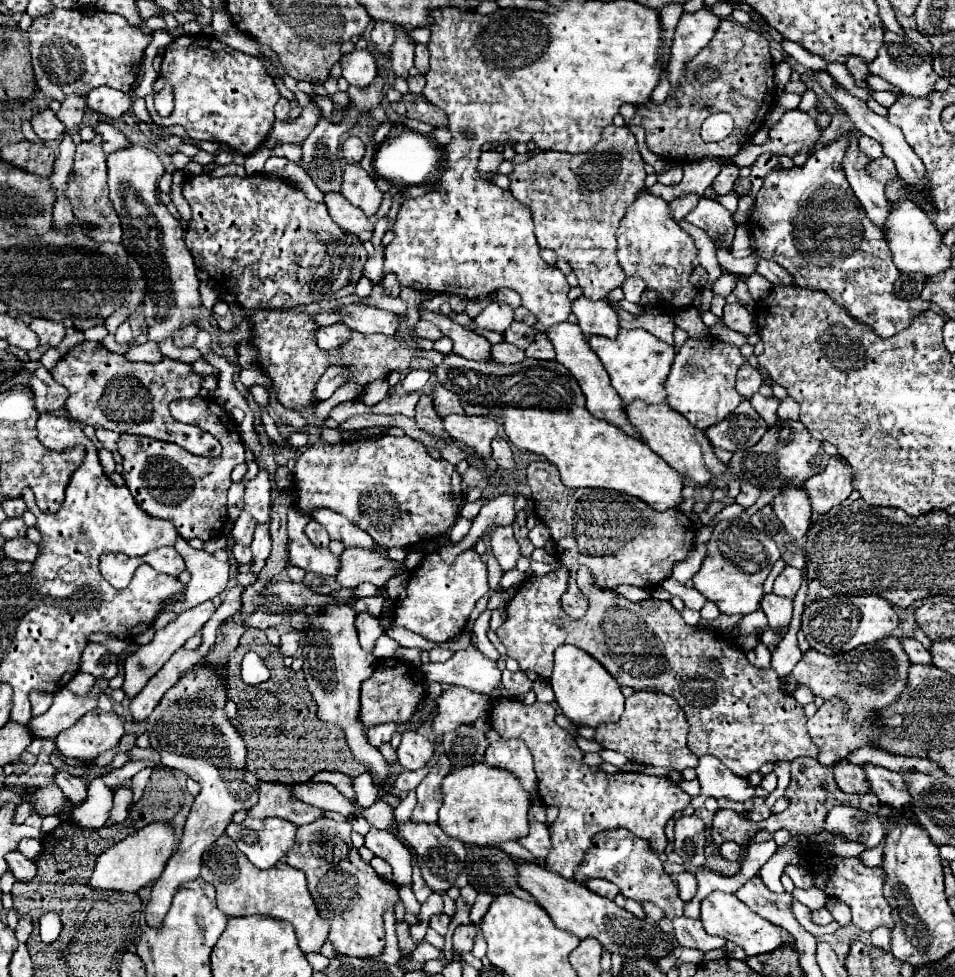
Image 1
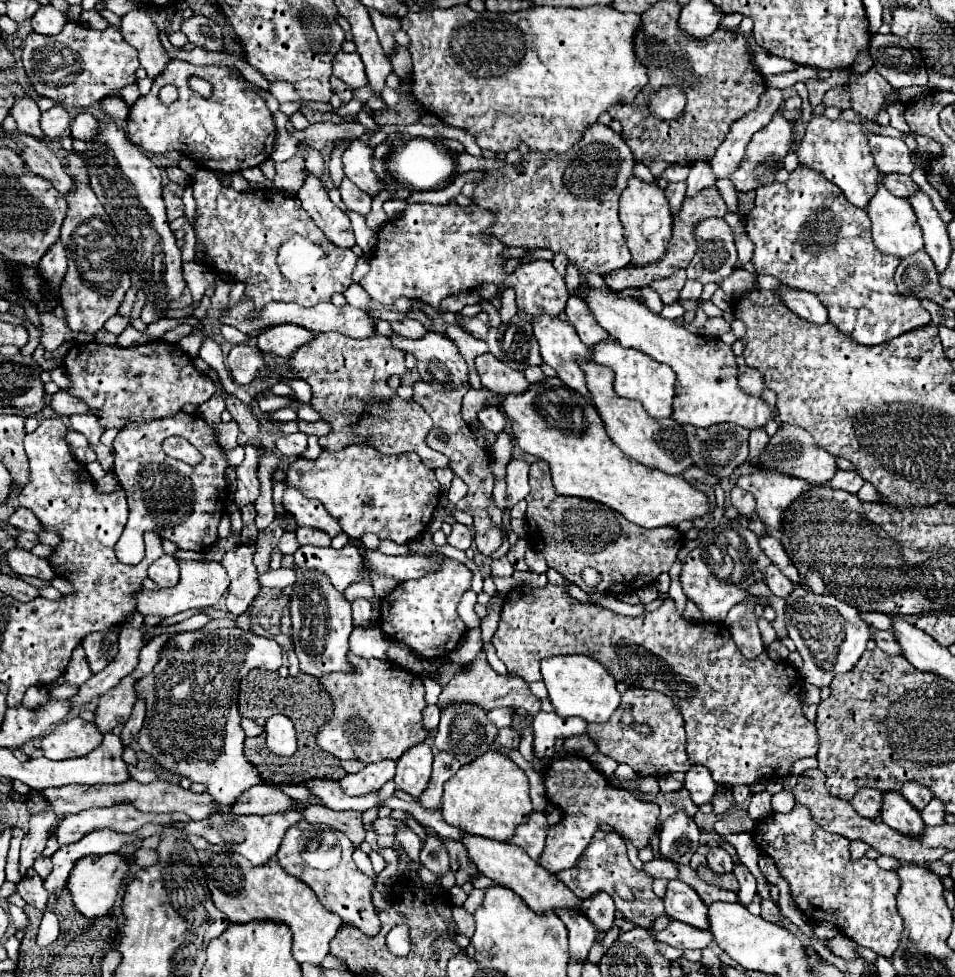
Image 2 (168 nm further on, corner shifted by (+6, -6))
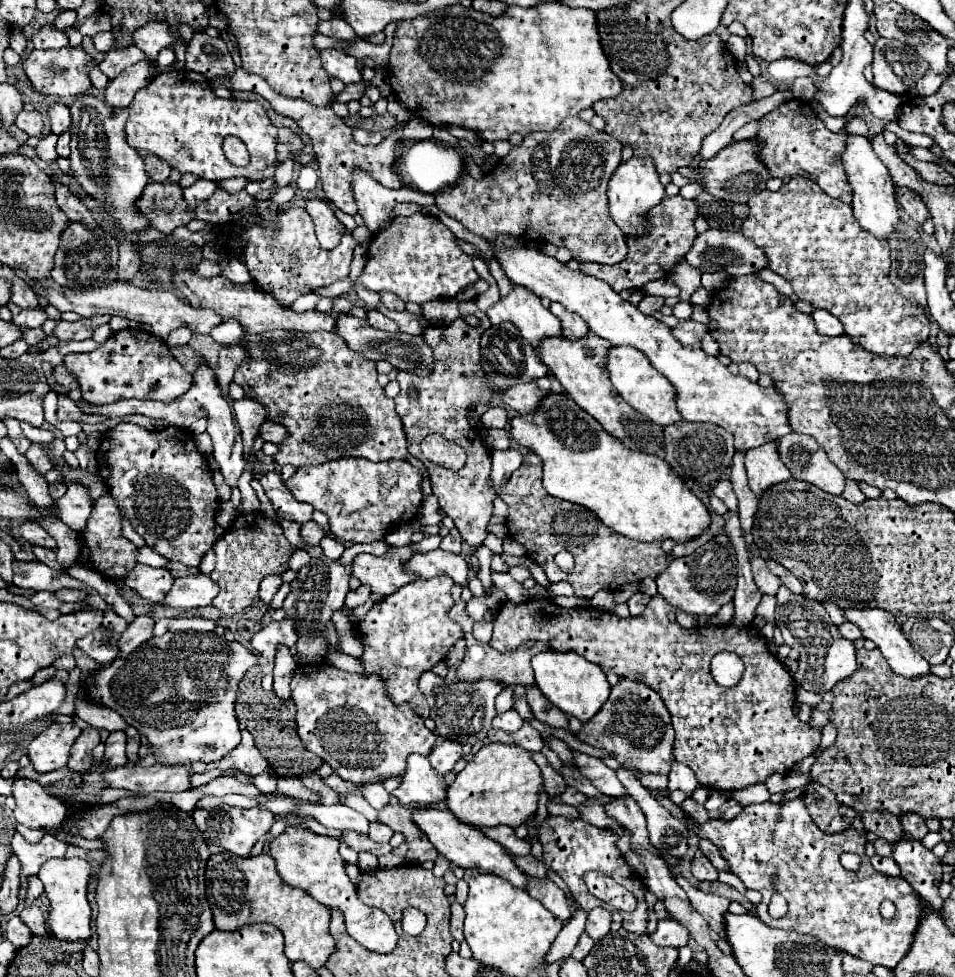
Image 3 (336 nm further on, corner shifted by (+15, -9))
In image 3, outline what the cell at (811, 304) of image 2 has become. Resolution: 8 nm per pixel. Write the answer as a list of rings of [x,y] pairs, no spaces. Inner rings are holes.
[[[815,309],[811,313],[815,325],[817,325],[817,331],[821,335],[843,335],[843,325],[837,317],[833,317],[829,311],[825,309]]]

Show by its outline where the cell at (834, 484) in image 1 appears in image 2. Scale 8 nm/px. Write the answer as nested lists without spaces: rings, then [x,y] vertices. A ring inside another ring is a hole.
[[[838,470],[836,476],[834,476],[828,484],[834,486],[834,488],[842,488],[842,490],[846,490],[846,492],[850,492],[850,494],[856,494],[856,492],[862,488],[864,480],[862,480],[862,476],[858,476],[856,472]]]

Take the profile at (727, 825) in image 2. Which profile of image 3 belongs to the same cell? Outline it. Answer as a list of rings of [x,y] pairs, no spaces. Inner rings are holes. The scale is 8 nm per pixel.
[[[575,751],[575,763],[577,763],[579,771],[587,779],[591,779],[591,783],[599,789],[599,793],[607,793],[607,795],[613,795],[613,797],[629,795],[625,785],[617,779],[615,771],[609,769],[601,759],[589,757],[589,755],[583,755],[583,753]]]

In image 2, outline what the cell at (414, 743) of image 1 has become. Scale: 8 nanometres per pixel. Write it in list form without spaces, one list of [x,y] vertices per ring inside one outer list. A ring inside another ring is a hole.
[[[426,742],[402,754],[402,758],[396,762],[398,766],[394,778],[396,788],[418,798],[428,788],[430,774],[432,774],[432,758],[434,758],[432,748]]]

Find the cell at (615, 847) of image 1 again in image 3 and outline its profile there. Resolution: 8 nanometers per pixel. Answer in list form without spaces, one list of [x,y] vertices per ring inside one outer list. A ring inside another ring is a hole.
[[[547,817],[535,831],[537,827],[537,819],[533,819],[529,823],[529,839],[533,841],[535,835],[539,837],[539,841],[543,843],[543,859],[545,863],[565,881],[565,885],[569,887],[571,895],[575,897],[575,901],[585,909],[591,911],[595,905],[601,905],[599,899],[595,899],[587,885],[583,883],[583,873],[587,871],[599,871],[605,873],[609,877],[613,877],[619,885],[623,885],[627,891],[631,891],[637,899],[637,909],[633,911],[633,921],[623,921],[623,927],[627,931],[633,933],[645,933],[647,931],[647,923],[649,923],[649,905],[645,901],[645,885],[641,881],[641,877],[637,873],[633,873],[629,869],[629,865],[625,863],[621,851],[617,849],[617,835],[609,829],[599,829],[593,827],[591,823],[585,823],[581,819],[567,819],[567,817]]]

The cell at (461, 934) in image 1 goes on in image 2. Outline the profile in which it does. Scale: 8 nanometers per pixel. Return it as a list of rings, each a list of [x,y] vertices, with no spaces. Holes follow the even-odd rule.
[[[454,906],[452,908],[452,918],[458,924],[458,932],[472,938],[472,934],[474,934],[474,918],[472,918],[472,914],[466,912],[462,906]]]

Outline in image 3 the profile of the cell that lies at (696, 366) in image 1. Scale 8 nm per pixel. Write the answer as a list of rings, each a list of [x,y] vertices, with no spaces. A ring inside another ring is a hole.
[[[495,249],[495,259],[501,263],[505,275],[515,285],[525,285],[533,289],[537,297],[547,297],[549,301],[561,303],[567,311],[581,315],[589,329],[607,339],[611,345],[631,345],[639,349],[651,365],[663,373],[675,387],[677,411],[685,421],[709,421],[735,435],[735,449],[751,449],[777,437],[787,435],[791,429],[787,425],[787,405],[777,389],[763,389],[751,383],[747,377],[733,375],[729,369],[713,355],[707,355],[697,345],[681,345],[669,325],[661,323],[653,315],[641,313],[635,305],[621,299],[605,281],[583,275],[581,271],[569,271],[555,257],[547,257],[539,249]]]

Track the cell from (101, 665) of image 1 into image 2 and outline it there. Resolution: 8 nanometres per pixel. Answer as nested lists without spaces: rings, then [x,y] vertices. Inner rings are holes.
[[[114,626],[112,630],[92,632],[82,640],[82,648],[88,656],[94,674],[102,672],[118,654],[118,634],[120,634],[120,626]]]

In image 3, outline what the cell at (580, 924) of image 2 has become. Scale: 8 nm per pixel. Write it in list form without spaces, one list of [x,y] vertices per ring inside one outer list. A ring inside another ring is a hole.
[[[529,879],[527,893],[533,899],[537,899],[545,909],[549,909],[553,913],[553,917],[557,917],[561,923],[567,923],[571,919],[567,897],[565,897],[565,893],[553,881]]]

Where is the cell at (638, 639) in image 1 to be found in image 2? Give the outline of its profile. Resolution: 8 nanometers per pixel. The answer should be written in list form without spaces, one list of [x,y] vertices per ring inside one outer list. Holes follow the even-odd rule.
[[[516,586],[504,600],[500,626],[492,644],[496,646],[498,658],[506,664],[508,672],[524,678],[526,682],[540,680],[540,660],[544,658],[558,654],[584,654],[608,666],[610,674],[618,682],[626,682],[626,686],[642,686],[670,696],[684,716],[686,754],[690,762],[706,766],[714,782],[724,786],[750,786],[764,778],[784,778],[790,774],[796,760],[816,756],[818,752],[820,738],[816,726],[802,714],[800,692],[804,682],[798,670],[790,662],[772,660],[766,650],[754,660],[742,658],[722,622],[692,624],[678,614],[670,596],[666,596],[666,602],[654,612],[630,618],[618,616],[594,604],[582,604],[560,586]]]

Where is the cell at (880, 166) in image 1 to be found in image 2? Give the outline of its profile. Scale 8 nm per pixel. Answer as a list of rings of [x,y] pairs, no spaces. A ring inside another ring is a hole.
[[[884,174],[882,178],[886,178],[886,188],[898,196],[898,198],[910,198],[912,194],[916,194],[918,186],[914,184],[914,180],[910,176],[902,176],[902,174]]]

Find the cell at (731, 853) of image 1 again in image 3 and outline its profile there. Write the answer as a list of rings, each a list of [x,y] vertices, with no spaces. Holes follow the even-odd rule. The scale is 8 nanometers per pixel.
[[[697,851],[695,857],[693,857],[691,873],[693,873],[693,877],[699,879],[699,881],[715,881],[717,875],[719,875],[719,871],[713,869],[711,861],[709,861],[701,851]]]

